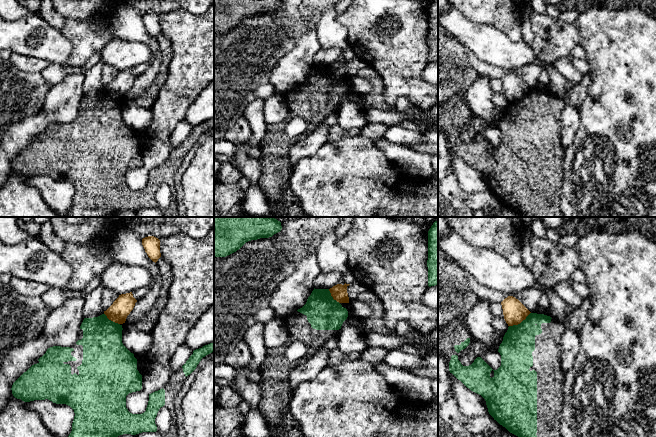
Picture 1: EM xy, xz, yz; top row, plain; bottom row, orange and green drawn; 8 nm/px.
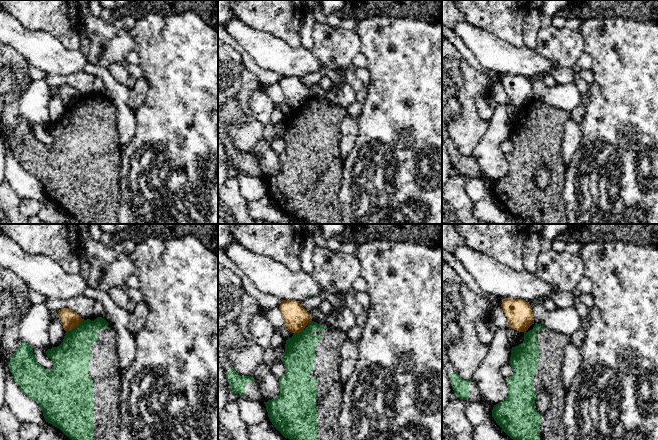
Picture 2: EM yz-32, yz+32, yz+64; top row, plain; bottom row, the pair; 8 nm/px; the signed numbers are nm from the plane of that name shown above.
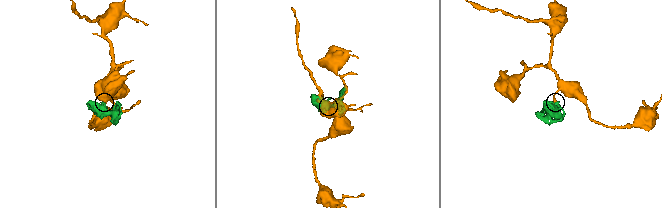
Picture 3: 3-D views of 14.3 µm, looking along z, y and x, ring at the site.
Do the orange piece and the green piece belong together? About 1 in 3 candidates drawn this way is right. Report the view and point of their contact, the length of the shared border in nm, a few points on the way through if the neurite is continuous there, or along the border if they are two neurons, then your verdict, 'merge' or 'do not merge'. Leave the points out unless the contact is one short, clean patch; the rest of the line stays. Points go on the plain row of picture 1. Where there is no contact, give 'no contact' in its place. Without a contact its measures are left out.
contact yz (520, 98); length 200 nm; border yz (530, 88), (519, 99), (509, 102); do not merge

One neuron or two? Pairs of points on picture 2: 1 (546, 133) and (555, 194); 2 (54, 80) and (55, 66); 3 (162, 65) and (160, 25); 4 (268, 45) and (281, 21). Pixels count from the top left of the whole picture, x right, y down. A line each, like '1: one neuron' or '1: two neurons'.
1: one neuron
2: two neurons
3: one neuron
4: two neurons

